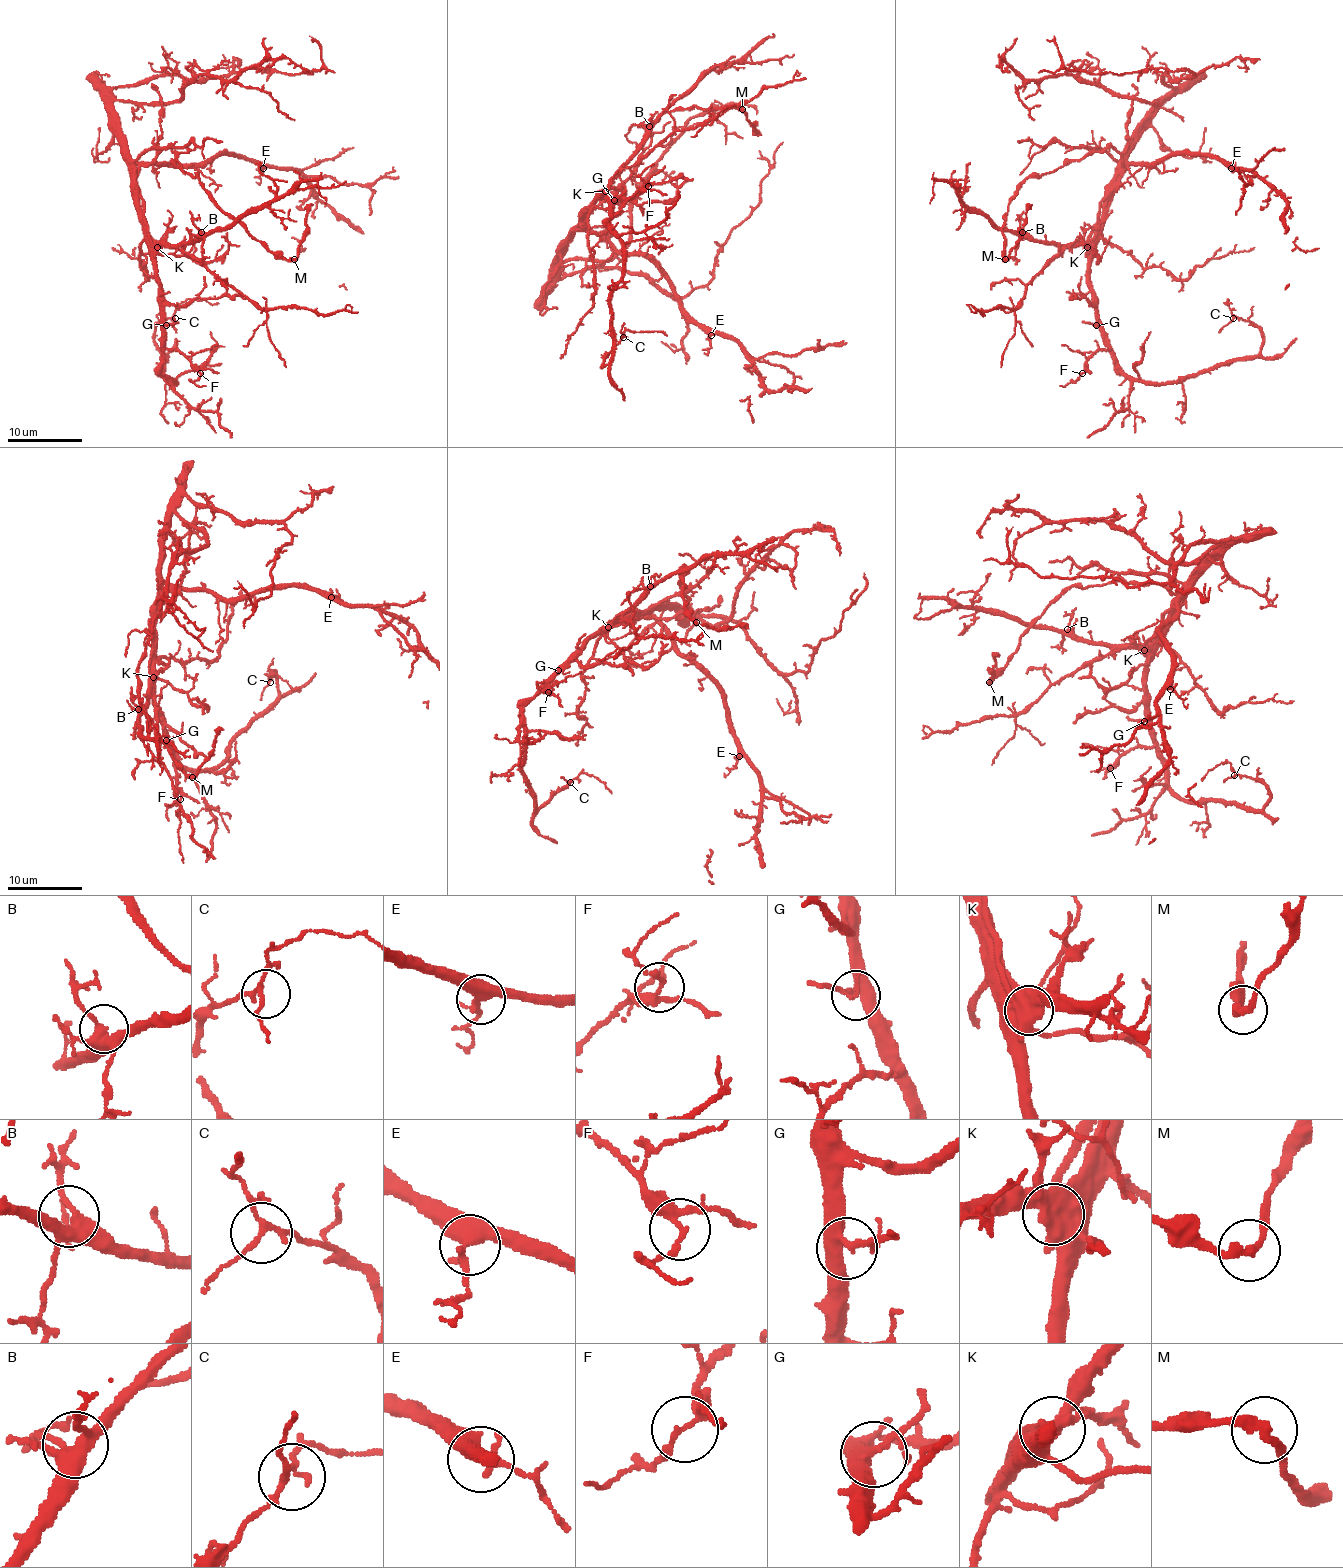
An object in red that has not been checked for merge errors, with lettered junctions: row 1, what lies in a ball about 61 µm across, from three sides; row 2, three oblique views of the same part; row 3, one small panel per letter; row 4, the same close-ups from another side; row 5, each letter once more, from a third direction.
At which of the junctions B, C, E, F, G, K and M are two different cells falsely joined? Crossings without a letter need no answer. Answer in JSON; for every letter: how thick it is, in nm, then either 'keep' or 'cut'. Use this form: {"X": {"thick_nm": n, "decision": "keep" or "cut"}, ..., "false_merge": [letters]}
{"B": {"thick_nm": 400, "decision": "keep"}, "C": {"thick_nm": 150, "decision": "keep"}, "E": {"thick_nm": 400, "decision": "keep"}, "F": {"thick_nm": 200, "decision": "keep"}, "G": {"thick_nm": 320, "decision": "keep"}, "K": {"thick_nm": 600, "decision": "cut"}, "M": {"thick_nm": 280, "decision": "keep"}, "false_merge": ["K"]}

